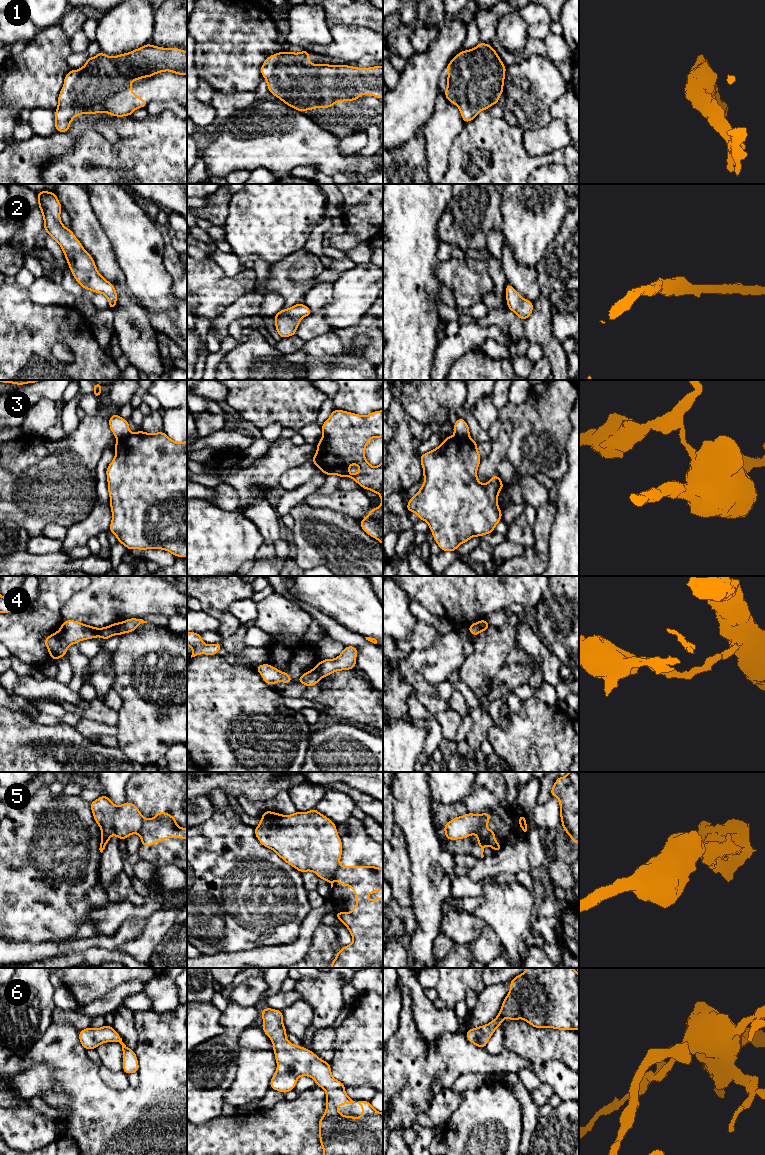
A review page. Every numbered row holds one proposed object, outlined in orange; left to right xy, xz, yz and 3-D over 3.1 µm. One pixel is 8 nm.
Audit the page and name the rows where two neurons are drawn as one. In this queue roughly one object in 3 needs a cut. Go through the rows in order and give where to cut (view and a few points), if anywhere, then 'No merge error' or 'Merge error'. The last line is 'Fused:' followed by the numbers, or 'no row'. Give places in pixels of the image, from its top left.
1: No split. No merge error
2: No split. No merge error
3: No split. No merge error
4: Split along xy (122, 622), (119, 627), (119, 634). Merge error
5: Split along xz (339, 864), (331, 883). Merge error
6: No split. No merge error
Fused: 4, 5

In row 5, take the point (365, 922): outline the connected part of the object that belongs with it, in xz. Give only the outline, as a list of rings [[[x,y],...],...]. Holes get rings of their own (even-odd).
[[[339,864],[337,868],[337,872],[331,883],[331,888],[333,887],[333,882],[336,879],[338,880],[340,886],[351,886],[352,887],[353,892],[356,896],[355,901],[358,904],[354,907],[354,909],[351,912],[335,912],[334,913],[337,916],[337,918],[343,923],[343,925],[345,925],[348,928],[353,938],[353,942],[348,946],[340,948],[340,951],[336,954],[336,957],[333,960],[330,968],[383,968],[383,897],[375,898],[374,900],[369,899],[368,901],[365,899],[372,892],[381,892],[383,890],[383,869],[380,869],[377,866],[342,866]]]

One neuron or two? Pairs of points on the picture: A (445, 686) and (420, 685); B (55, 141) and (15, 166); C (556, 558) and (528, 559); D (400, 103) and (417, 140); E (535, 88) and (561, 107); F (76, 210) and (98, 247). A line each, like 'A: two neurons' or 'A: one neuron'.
A: two neurons
B: one neuron
C: two neurons
D: two neurons
E: two neurons
F: one neuron

